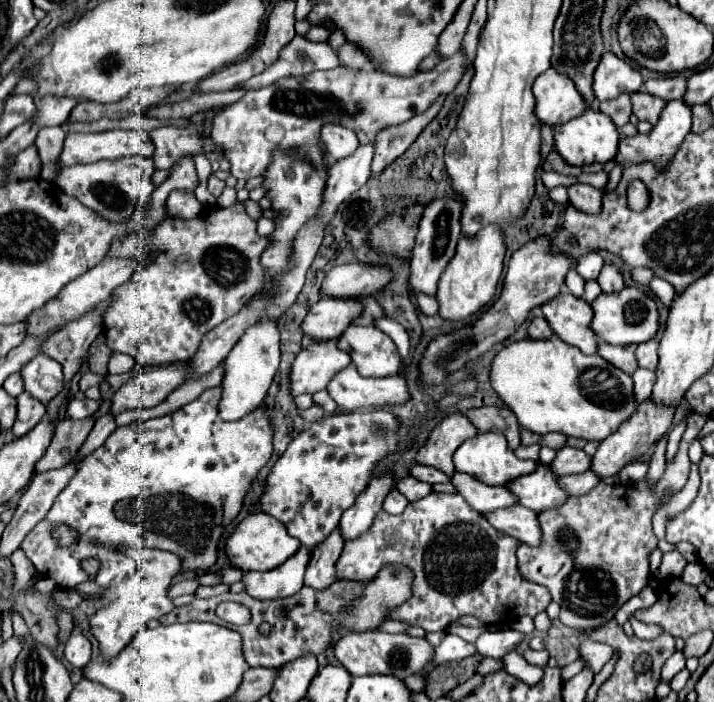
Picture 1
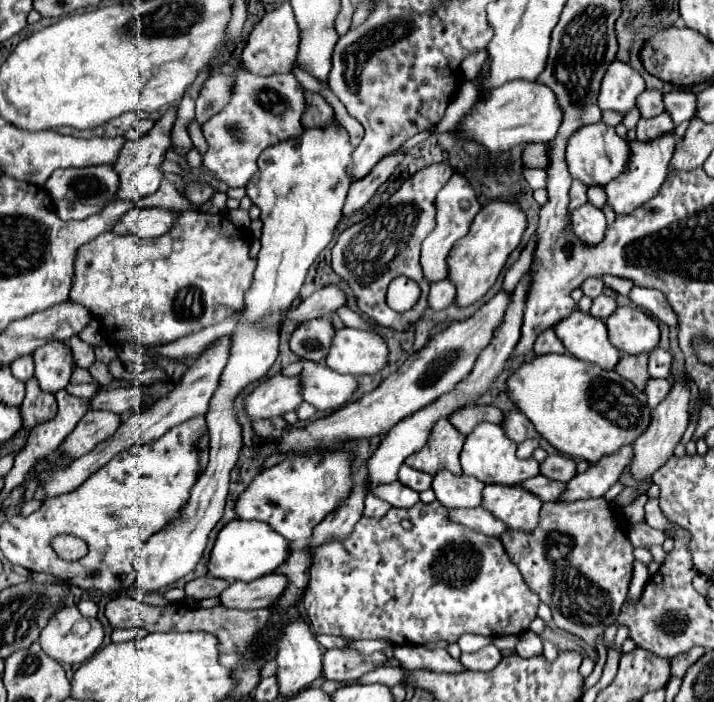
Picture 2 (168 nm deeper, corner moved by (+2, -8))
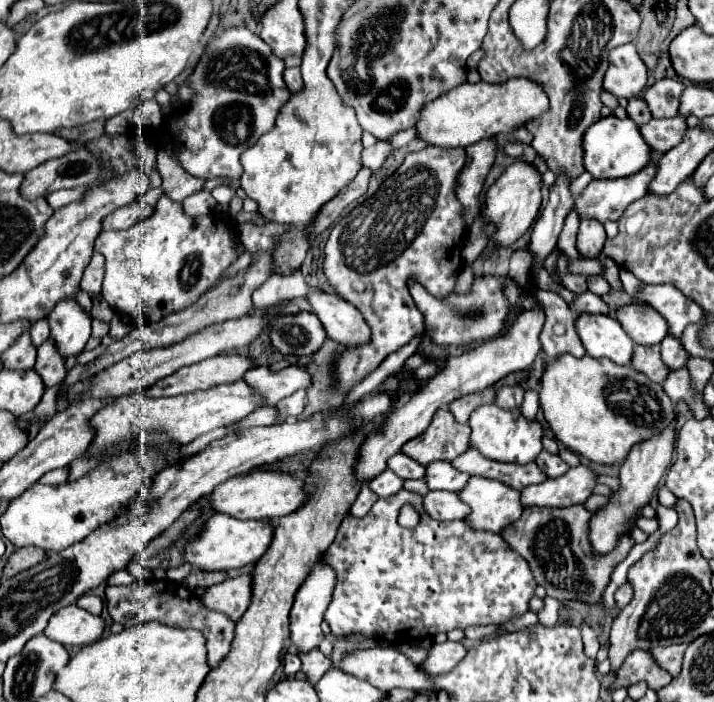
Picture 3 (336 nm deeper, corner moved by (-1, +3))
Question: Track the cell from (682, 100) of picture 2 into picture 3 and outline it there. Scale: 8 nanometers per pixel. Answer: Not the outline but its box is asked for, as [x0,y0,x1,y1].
[642,79,684,119]

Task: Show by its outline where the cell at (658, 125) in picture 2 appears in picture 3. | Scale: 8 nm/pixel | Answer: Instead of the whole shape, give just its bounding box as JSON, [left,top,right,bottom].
[640,117,688,155]

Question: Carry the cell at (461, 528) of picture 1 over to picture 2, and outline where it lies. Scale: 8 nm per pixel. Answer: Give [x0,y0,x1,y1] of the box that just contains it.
[303,500,539,644]

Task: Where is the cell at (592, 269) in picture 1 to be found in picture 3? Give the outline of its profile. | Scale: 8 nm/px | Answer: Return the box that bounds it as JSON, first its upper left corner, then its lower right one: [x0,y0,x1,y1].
[588,275,610,295]

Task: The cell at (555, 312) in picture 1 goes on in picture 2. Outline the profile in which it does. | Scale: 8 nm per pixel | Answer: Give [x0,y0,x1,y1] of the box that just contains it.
[553,308,619,370]

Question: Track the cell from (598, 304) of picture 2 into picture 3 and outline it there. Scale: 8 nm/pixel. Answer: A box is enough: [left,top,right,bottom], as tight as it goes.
[568,291,608,313]

